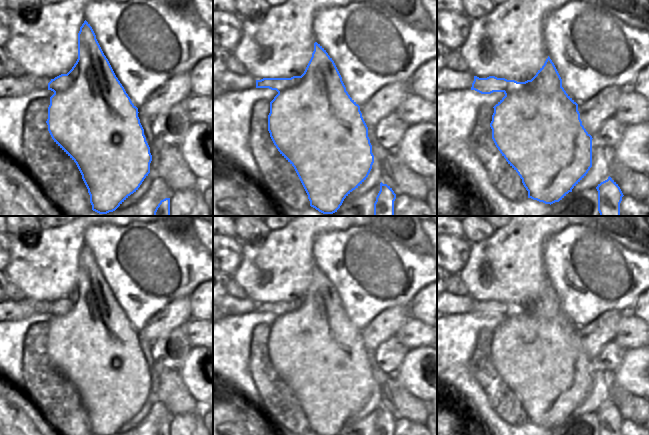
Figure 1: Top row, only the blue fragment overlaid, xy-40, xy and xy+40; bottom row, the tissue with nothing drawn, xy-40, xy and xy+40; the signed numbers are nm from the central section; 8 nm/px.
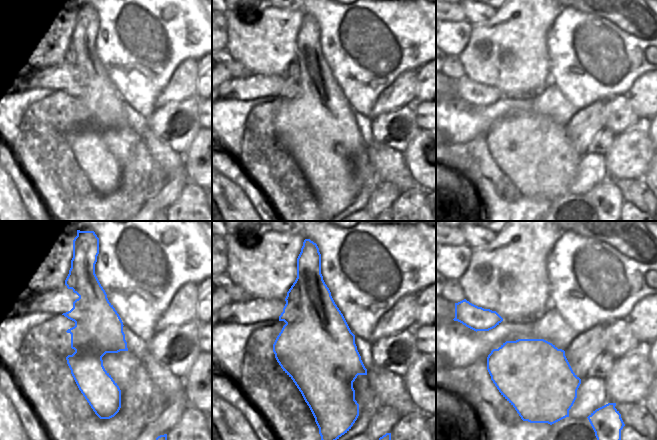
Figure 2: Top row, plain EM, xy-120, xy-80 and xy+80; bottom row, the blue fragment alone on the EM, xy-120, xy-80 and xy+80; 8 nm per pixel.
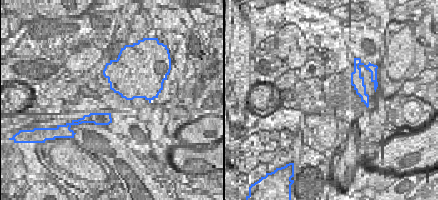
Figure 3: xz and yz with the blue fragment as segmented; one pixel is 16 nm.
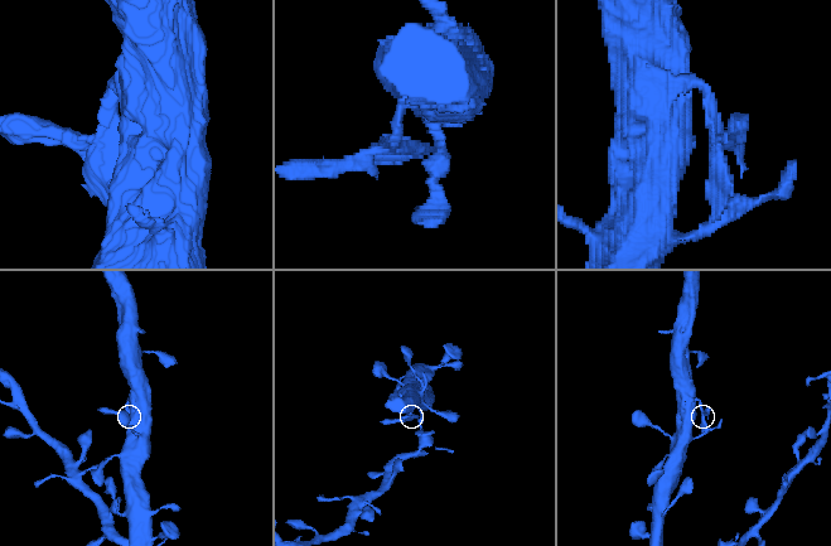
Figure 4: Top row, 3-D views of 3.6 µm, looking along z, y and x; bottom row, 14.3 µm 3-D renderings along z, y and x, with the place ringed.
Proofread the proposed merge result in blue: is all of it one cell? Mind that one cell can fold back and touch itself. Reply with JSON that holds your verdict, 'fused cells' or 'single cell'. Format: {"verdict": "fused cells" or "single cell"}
{"verdict": "fused cells"}

